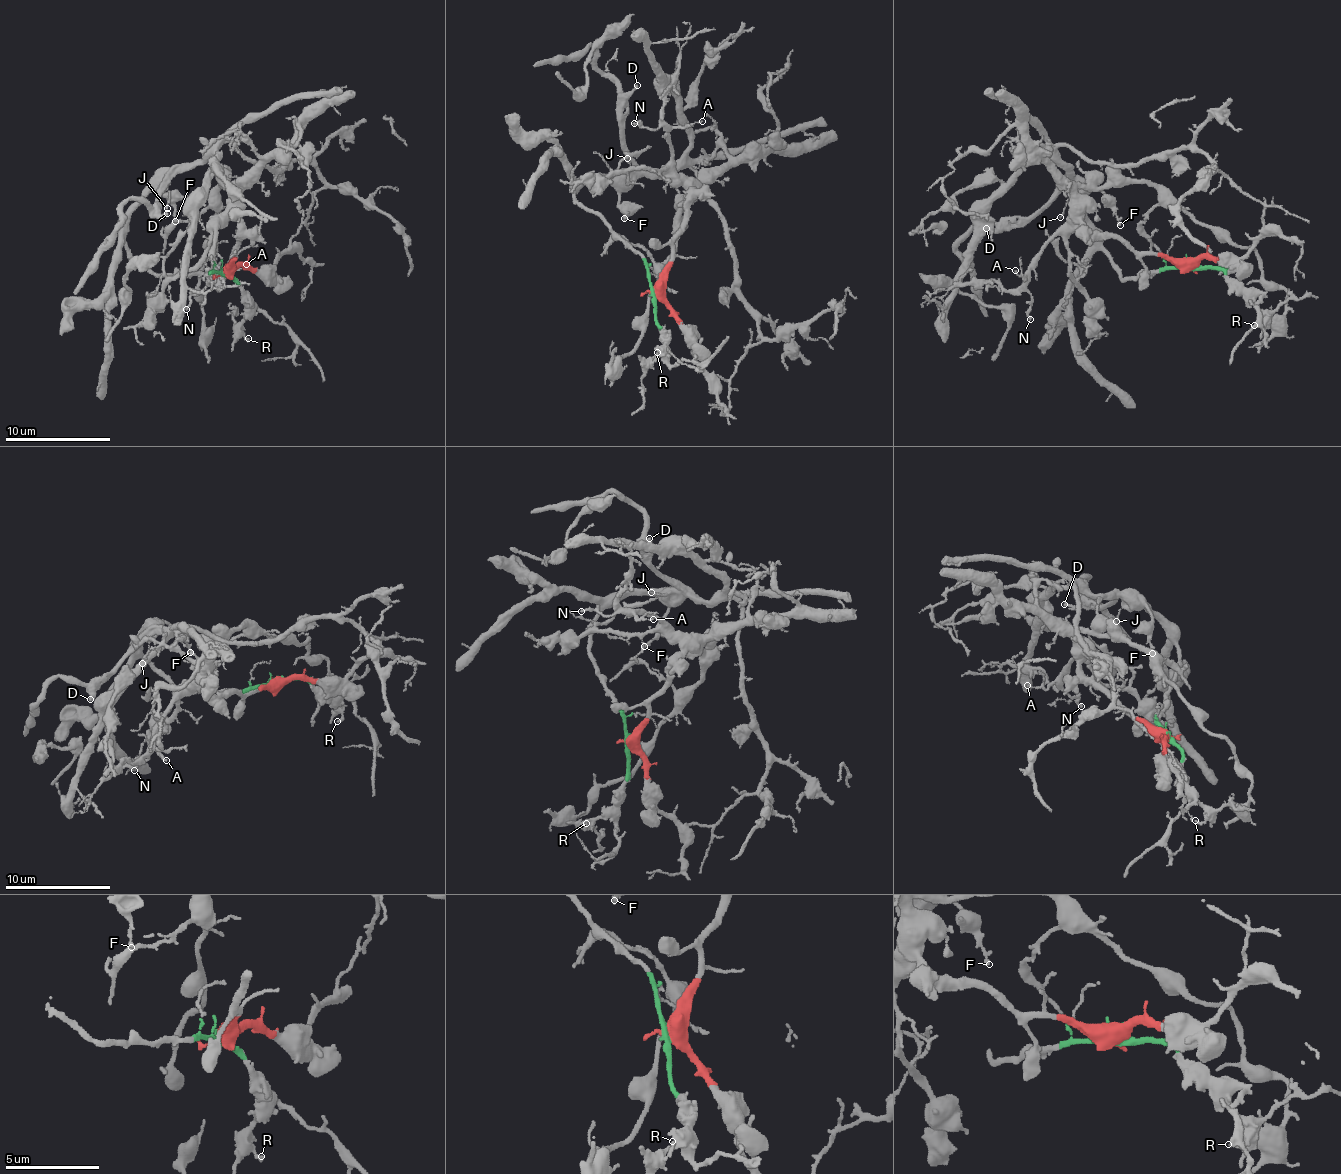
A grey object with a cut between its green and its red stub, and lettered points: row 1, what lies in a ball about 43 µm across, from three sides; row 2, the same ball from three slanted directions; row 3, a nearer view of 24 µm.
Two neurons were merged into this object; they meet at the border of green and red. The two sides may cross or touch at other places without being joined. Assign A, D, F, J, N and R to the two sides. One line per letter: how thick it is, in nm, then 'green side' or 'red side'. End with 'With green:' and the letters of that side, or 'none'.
A: 90 nm thick; red side
D: 170 nm thick; green side
F: 180 nm thick; green side
J: 110 nm thick; green side
N: 180 nm thick; red side
R: 160 nm thick; green side
With green: D, F, J, R

